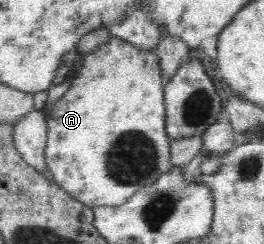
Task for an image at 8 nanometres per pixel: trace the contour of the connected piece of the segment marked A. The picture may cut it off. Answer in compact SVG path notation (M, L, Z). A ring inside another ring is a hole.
M113 37L105 44L97 47L94 51L85 55L84 64L80 70L73 69L69 77L72 79L72 85L69 90L48 110L44 110L46 118L46 149L45 164L53 175L53 182L59 185L73 200L81 202L84 206L95 208L100 206L121 206L128 198L131 198L137 190L144 186L155 183L169 167L170 161L170 138L165 130L166 108L164 101L164 85L160 57L153 48L141 48L129 43L127 39Z

